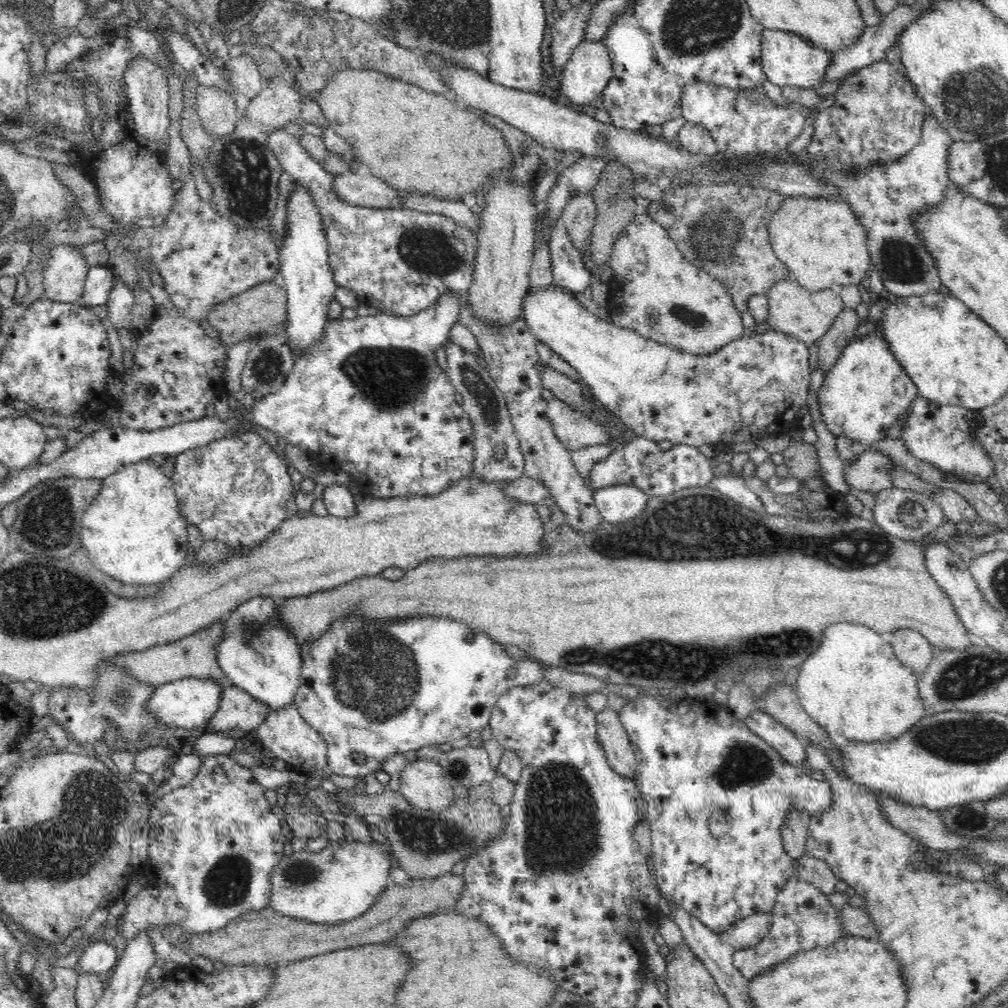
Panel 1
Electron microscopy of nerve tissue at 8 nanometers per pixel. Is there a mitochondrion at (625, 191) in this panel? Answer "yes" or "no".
no

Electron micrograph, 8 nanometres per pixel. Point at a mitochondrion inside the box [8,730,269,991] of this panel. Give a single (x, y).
(228, 882)

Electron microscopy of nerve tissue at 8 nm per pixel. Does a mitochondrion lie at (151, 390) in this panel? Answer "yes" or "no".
no

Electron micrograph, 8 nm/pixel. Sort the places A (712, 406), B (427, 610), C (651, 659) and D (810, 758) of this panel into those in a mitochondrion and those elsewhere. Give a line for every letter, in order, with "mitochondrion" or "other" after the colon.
A: other
B: other
C: mitochondrion
D: other

